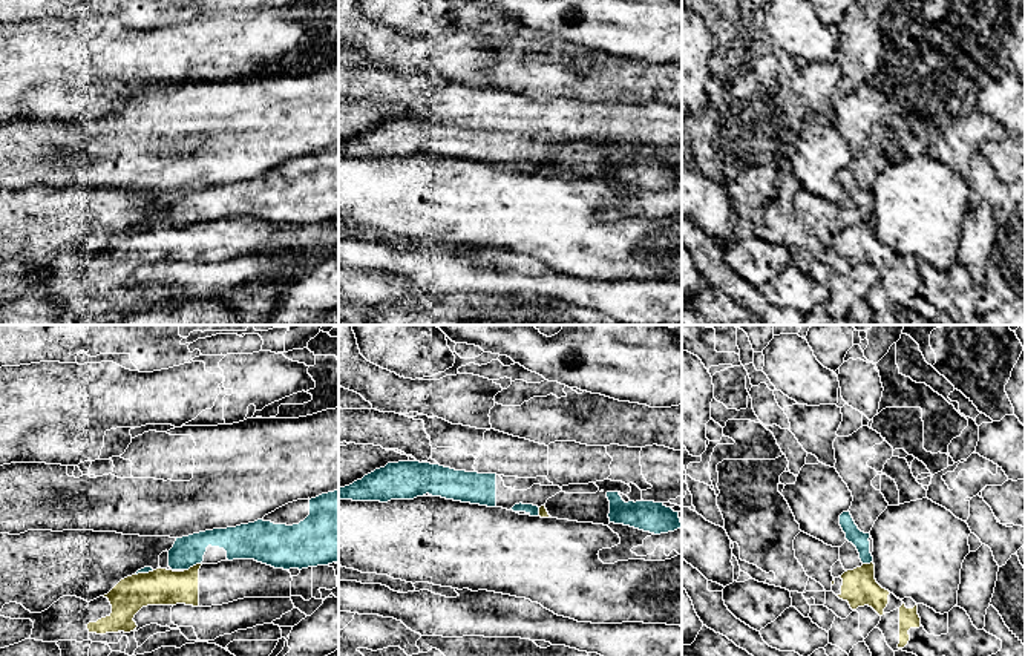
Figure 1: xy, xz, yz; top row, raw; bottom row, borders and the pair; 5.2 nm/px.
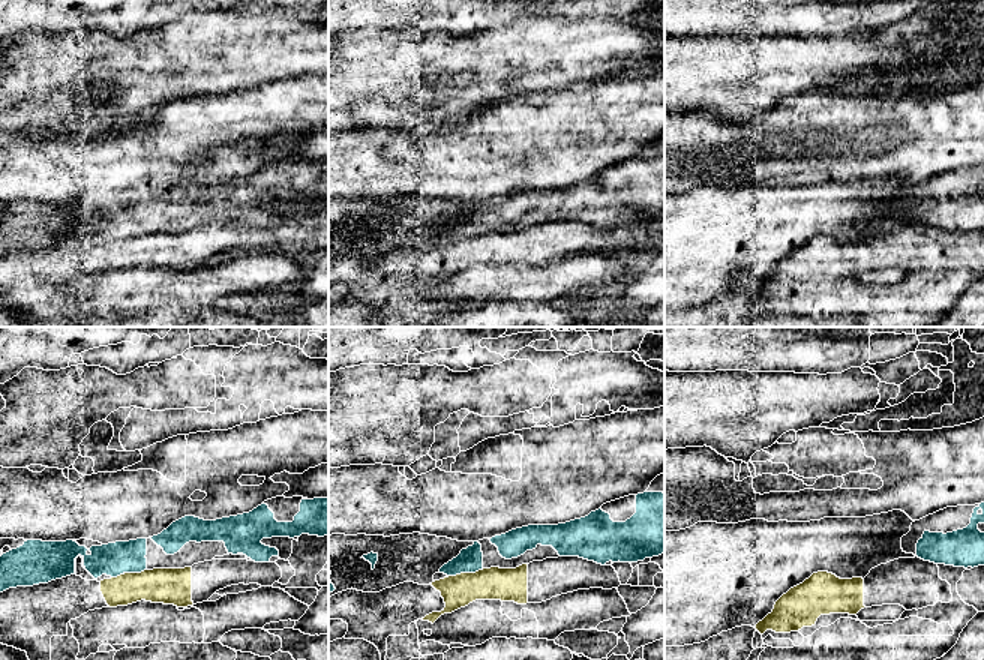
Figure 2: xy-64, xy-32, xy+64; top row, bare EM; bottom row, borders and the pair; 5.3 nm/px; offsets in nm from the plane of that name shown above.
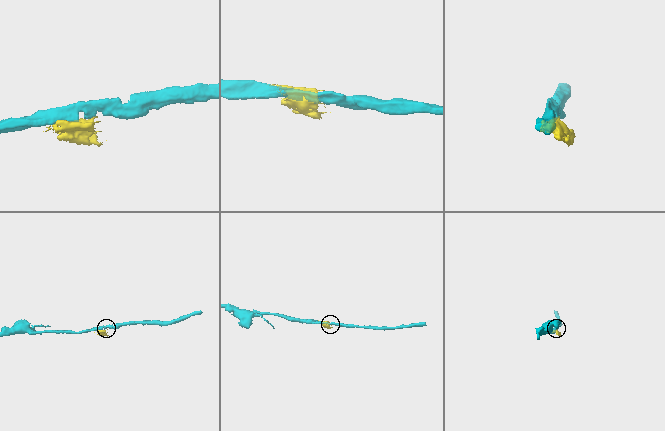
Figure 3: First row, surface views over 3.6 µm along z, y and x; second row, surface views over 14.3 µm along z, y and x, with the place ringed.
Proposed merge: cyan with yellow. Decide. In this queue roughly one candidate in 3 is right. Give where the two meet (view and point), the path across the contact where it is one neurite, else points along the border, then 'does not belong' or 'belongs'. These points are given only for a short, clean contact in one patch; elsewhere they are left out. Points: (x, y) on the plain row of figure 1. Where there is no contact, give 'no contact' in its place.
contact xy (192, 223); border xy (201, 219), (184, 227); does not belong

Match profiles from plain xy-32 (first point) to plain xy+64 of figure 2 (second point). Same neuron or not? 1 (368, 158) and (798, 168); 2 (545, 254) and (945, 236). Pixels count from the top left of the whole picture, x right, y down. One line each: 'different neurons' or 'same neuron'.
1: same neuron
2: different neurons

